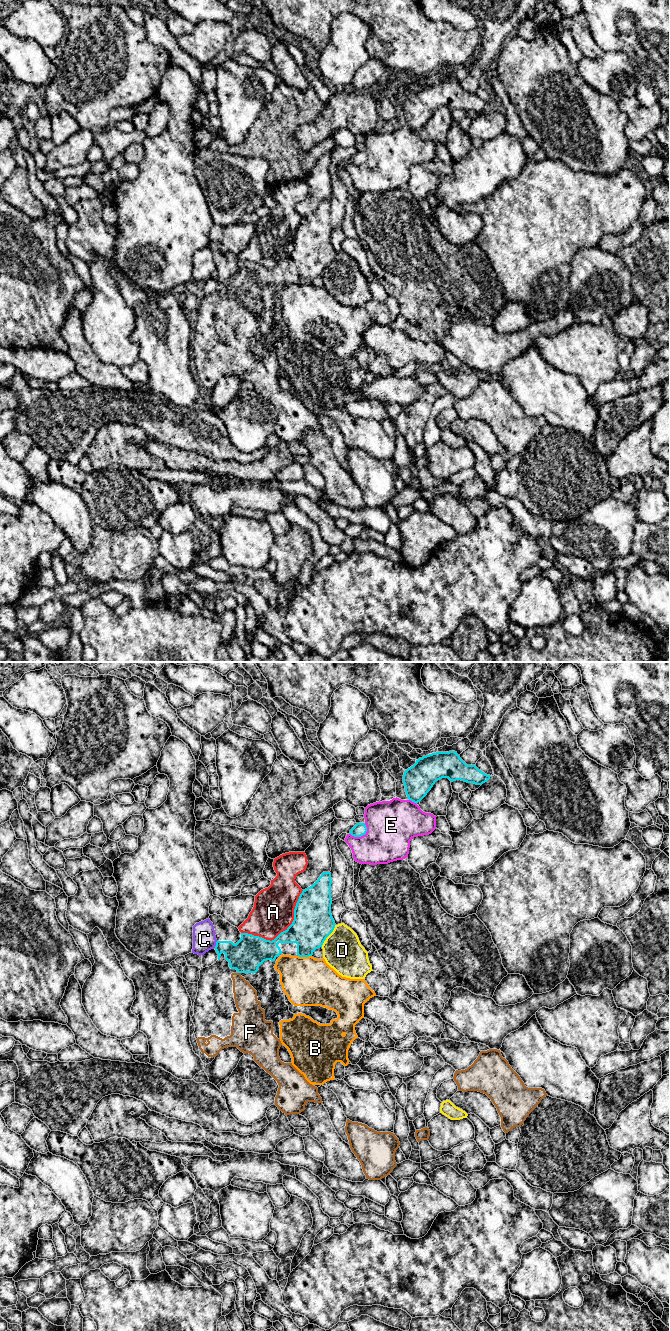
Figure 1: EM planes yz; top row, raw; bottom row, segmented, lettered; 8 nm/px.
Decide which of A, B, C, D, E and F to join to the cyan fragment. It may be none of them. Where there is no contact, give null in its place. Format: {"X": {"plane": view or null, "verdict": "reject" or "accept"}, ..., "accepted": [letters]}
{"A": {"plane": "yz", "verdict": "reject"}, "B": {"plane": "yz", "verdict": "reject"}, "C": {"plane": "yz", "verdict": "reject"}, "D": {"plane": "yz", "verdict": "reject"}, "E": {"plane": "yz", "verdict": "reject"}, "F": {"plane": "yz", "verdict": "accept"}, "accepted": ["F"]}

